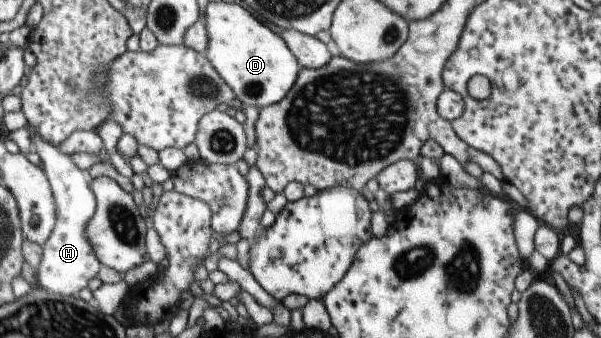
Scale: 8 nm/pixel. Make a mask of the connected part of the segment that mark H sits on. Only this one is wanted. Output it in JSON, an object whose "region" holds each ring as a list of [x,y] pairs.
{"region":[[[25,124],[23,126],[29,134],[31,150],[37,153],[42,164],[42,171],[47,178],[51,194],[56,206],[56,221],[49,238],[42,244],[42,254],[39,266],[34,271],[36,285],[49,292],[65,297],[77,297],[78,292],[86,288],[87,282],[97,276],[102,264],[93,254],[92,244],[87,242],[85,226],[87,220],[95,212],[95,196],[91,192],[91,176],[87,170],[77,168],[69,155],[58,152],[53,145],[42,140],[35,134],[35,130]]]}

